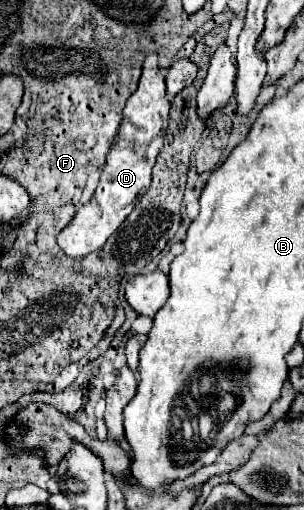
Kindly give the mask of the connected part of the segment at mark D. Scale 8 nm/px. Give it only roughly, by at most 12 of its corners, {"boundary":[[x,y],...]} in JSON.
{"boundary":[[143,62],[95,194],[59,234],[67,256],[99,250],[149,190],[171,102]]}

